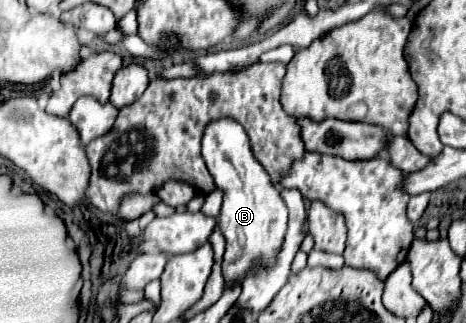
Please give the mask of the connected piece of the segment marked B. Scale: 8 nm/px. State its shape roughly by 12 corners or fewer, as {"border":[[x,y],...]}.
{"border":[[235,119],[207,123],[201,155],[223,191],[217,221],[231,285],[273,261],[281,189]]}

